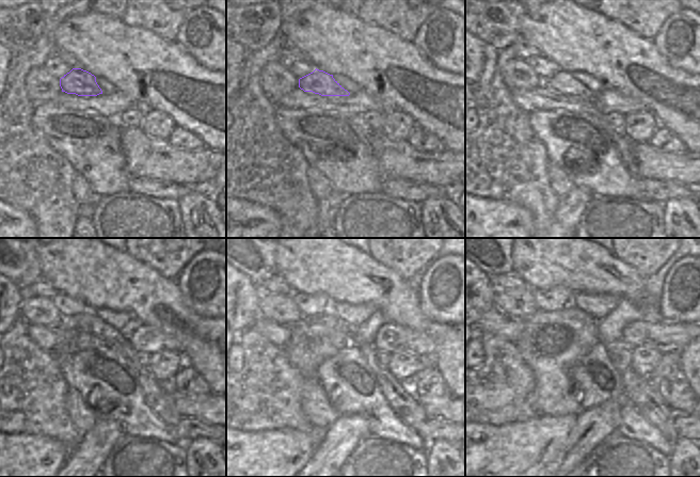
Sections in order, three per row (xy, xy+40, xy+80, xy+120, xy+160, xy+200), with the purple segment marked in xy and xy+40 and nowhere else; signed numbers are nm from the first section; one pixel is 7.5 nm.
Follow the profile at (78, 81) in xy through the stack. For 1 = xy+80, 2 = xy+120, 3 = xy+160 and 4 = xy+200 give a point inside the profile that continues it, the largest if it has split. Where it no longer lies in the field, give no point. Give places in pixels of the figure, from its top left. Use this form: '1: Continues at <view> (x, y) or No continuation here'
1: Continues at xy+80 (563, 82)
2: Continues at xy+120 (159, 397)
3: Continues at xy+160 (399, 395)
4: Continues at xy+200 (640, 393).

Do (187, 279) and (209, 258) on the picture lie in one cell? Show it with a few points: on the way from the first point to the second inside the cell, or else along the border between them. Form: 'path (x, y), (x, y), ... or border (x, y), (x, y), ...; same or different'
path (193, 279), (208, 265); same

